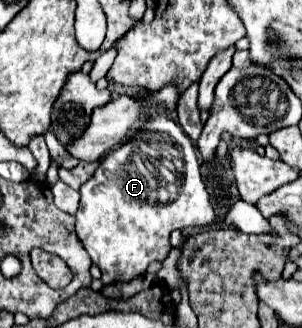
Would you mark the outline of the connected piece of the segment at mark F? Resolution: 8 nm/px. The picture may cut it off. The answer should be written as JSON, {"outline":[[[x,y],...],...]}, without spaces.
{"outline":[[[152,114],[142,130],[130,138],[124,146],[116,148],[102,158],[94,176],[80,188],[80,208],[76,212],[76,234],[90,254],[92,262],[96,260],[102,276],[102,284],[130,282],[142,274],[150,262],[166,258],[170,252],[170,232],[174,226],[204,226],[216,222],[216,214],[206,192],[206,184],[200,174],[200,162],[192,140],[182,132],[182,128],[168,118],[166,114]]]}

